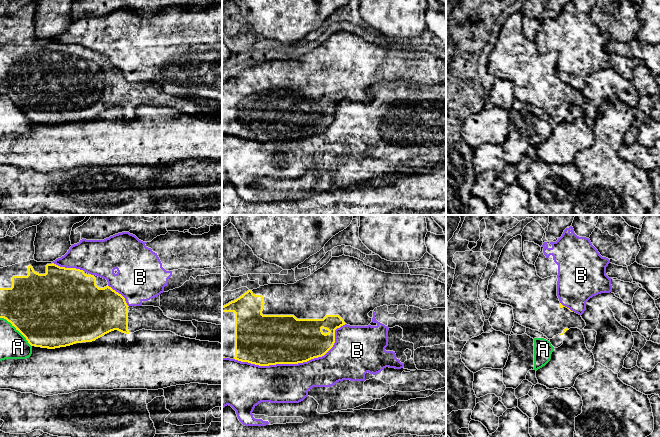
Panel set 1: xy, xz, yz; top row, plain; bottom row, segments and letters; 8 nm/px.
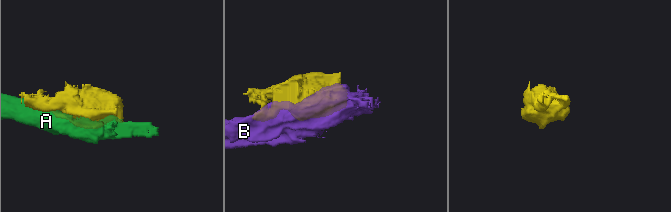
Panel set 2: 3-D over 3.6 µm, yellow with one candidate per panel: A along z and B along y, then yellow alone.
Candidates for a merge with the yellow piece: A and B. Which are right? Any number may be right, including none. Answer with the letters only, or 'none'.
none

